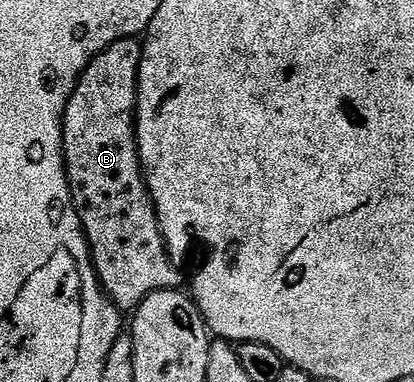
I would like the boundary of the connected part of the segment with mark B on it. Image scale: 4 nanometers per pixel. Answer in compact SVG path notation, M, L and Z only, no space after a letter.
M135 37L110 43L110 47L99 53L77 77L76 90L64 108L64 170L68 176L72 205L84 229L88 252L92 255L92 268L96 270L104 296L121 311L136 310L149 293L160 289L180 289L182 285L179 271L172 266L170 250L164 244L164 233L156 218L148 185L144 182L140 153L136 150L136 80L141 48L141 42Z

